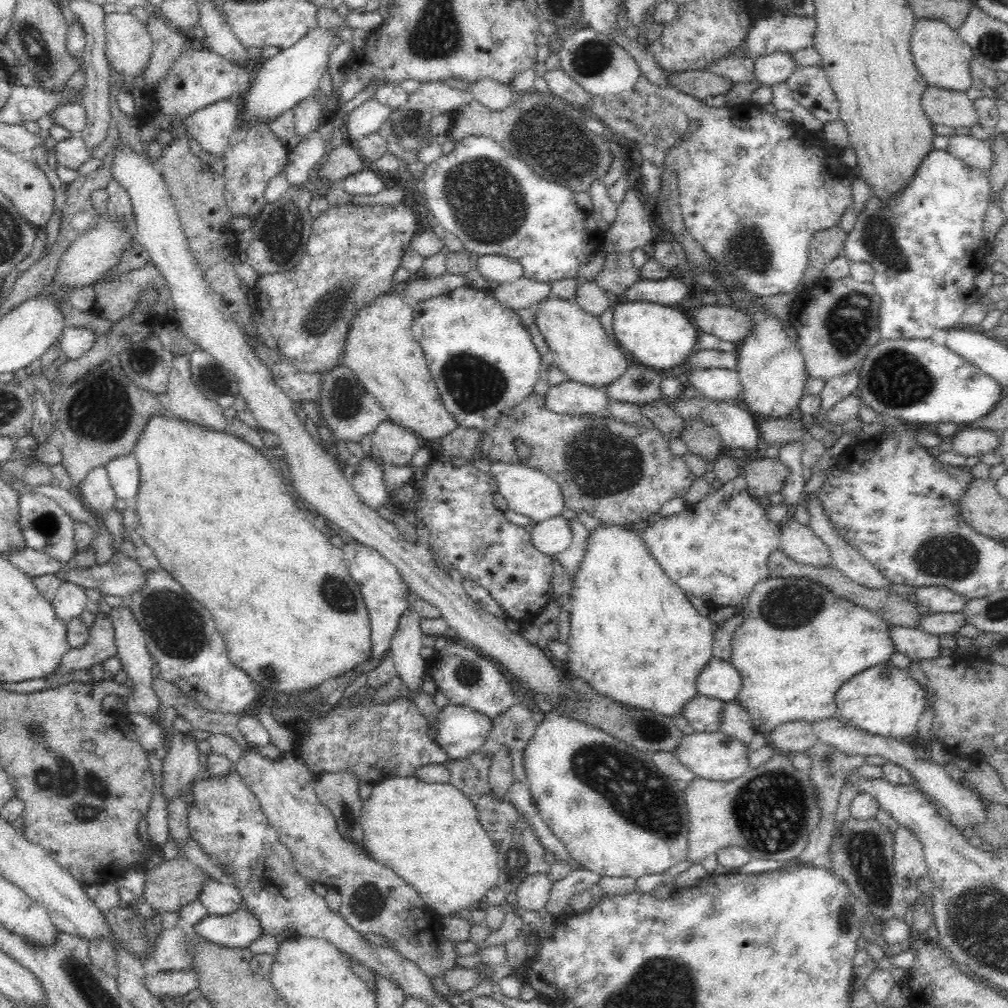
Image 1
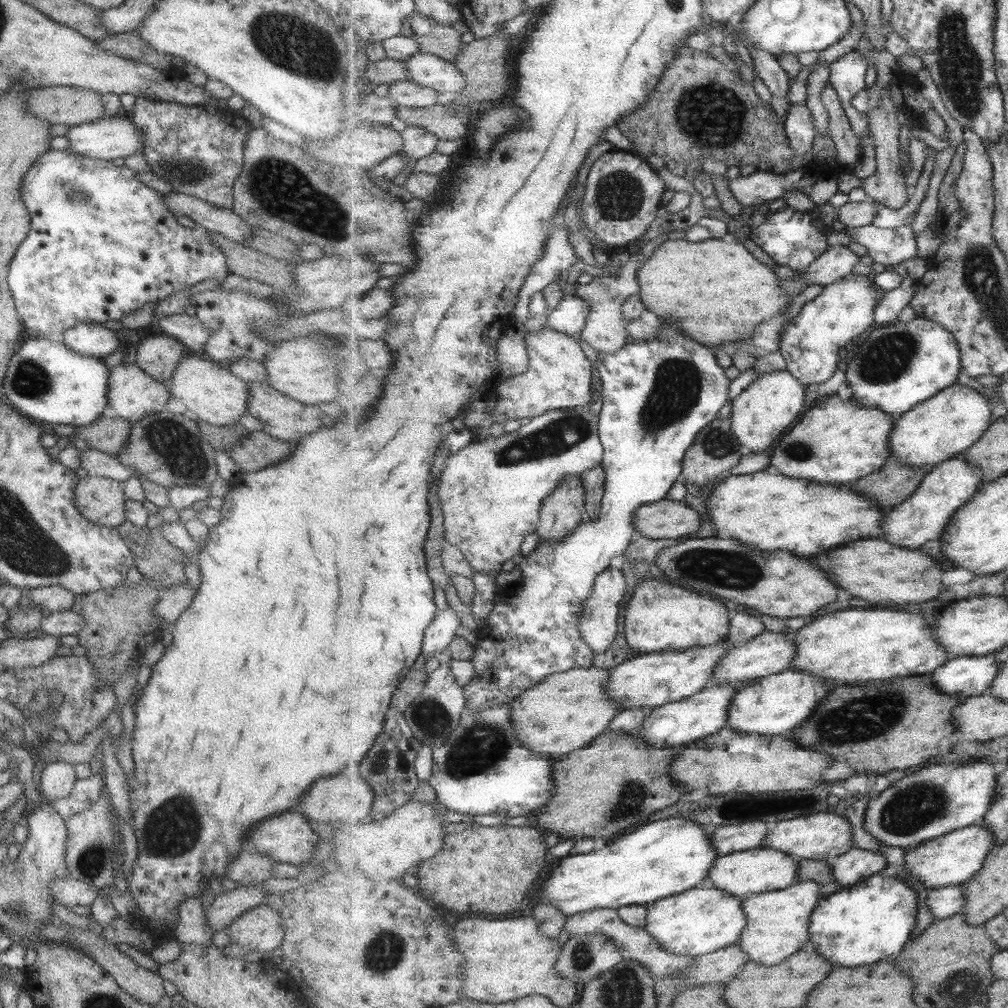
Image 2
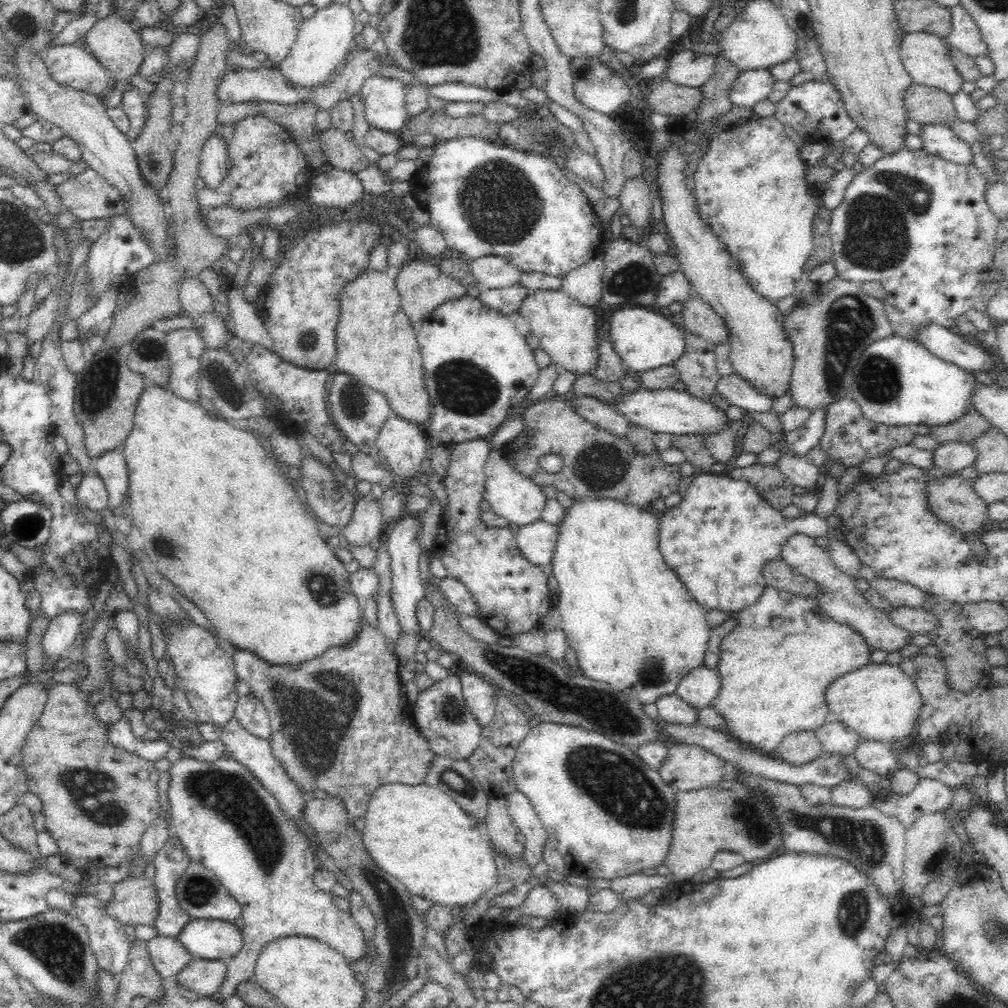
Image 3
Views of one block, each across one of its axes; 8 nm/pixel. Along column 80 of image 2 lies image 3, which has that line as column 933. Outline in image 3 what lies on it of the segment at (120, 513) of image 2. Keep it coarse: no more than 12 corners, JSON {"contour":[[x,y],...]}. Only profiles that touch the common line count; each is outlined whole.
{"contour":[[971,480],[926,483],[926,507],[963,534],[989,523]]}

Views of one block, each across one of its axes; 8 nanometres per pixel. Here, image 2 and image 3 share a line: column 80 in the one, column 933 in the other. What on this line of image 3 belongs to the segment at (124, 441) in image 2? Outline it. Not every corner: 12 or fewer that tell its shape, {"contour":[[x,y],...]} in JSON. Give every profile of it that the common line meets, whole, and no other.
{"contour":[[971,410],[953,422],[930,426],[938,445],[972,443],[990,428]]}

